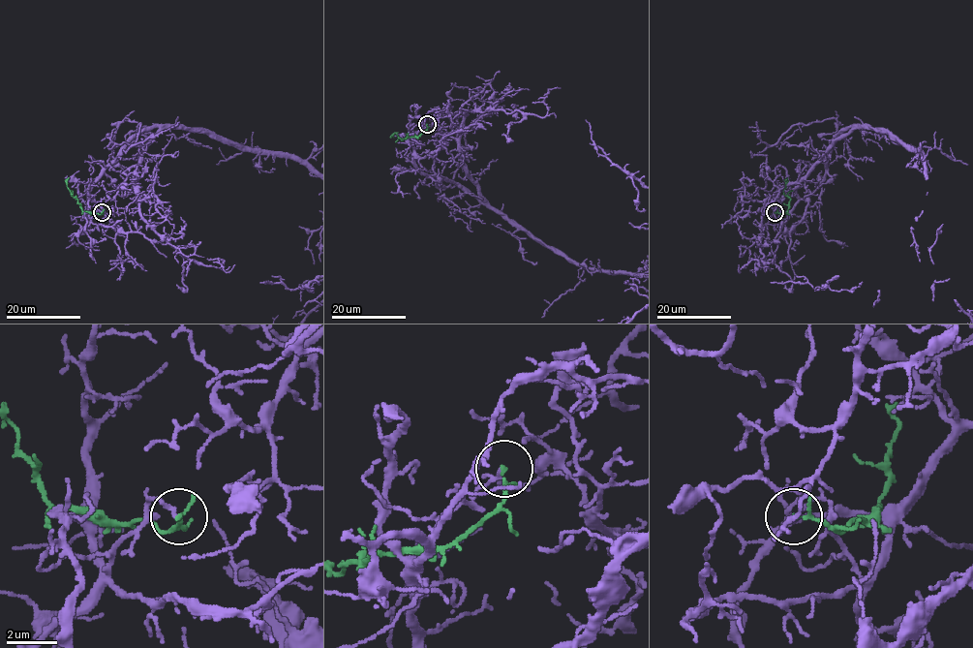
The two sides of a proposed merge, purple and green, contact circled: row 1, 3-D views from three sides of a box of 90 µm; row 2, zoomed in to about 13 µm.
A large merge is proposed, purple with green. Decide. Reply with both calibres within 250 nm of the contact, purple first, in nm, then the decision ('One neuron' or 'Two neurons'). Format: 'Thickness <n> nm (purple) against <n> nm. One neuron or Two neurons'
Thickness 150 nm (purple) against 110 nm. Two neurons

